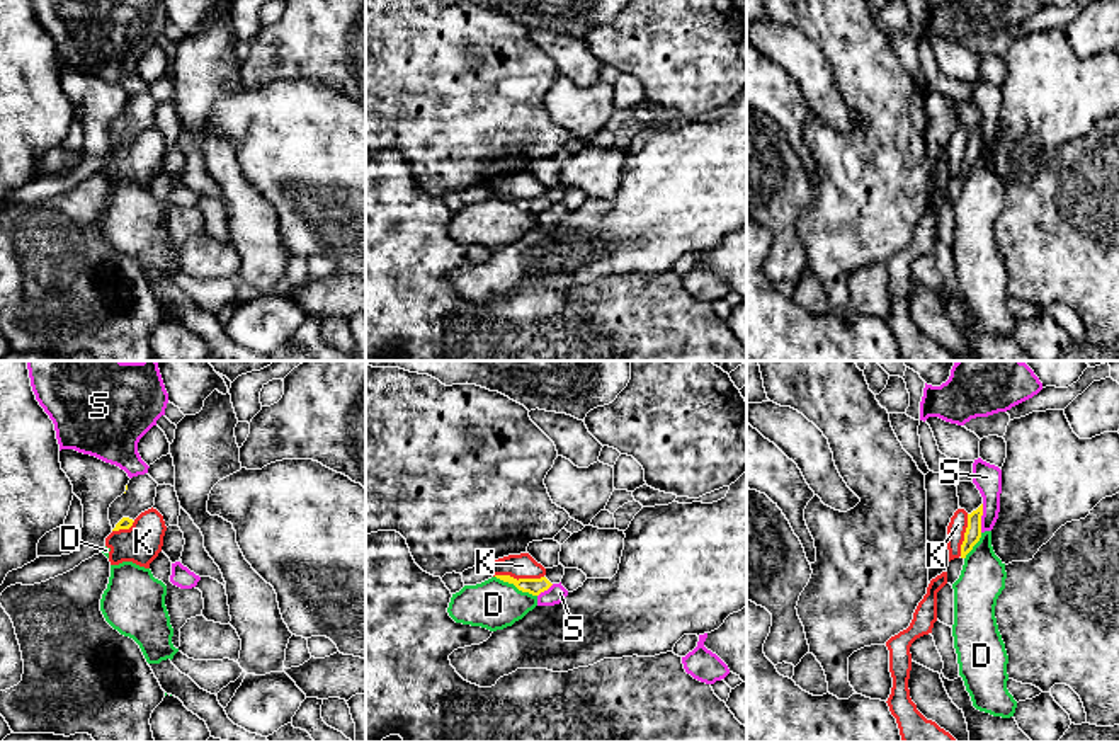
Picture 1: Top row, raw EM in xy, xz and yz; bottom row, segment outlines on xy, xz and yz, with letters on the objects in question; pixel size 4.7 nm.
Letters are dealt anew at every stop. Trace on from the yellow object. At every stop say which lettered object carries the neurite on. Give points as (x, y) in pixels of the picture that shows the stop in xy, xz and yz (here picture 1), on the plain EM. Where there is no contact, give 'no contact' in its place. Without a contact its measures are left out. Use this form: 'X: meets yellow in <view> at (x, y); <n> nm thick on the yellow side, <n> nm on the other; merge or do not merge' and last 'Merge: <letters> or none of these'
D: meets yellow in xz at (516, 205); 80 nm thick on the yellow side, 240 nm on the other; do not merge
K: meets yellow in xz at (519, 198); 80 nm thick on the yellow side, 120 nm on the other; do not merge
S: meets yellow in yz at (980, 136); 80 nm thick on the yellow side, 130 nm on the other; do not merge
Merge: none of these

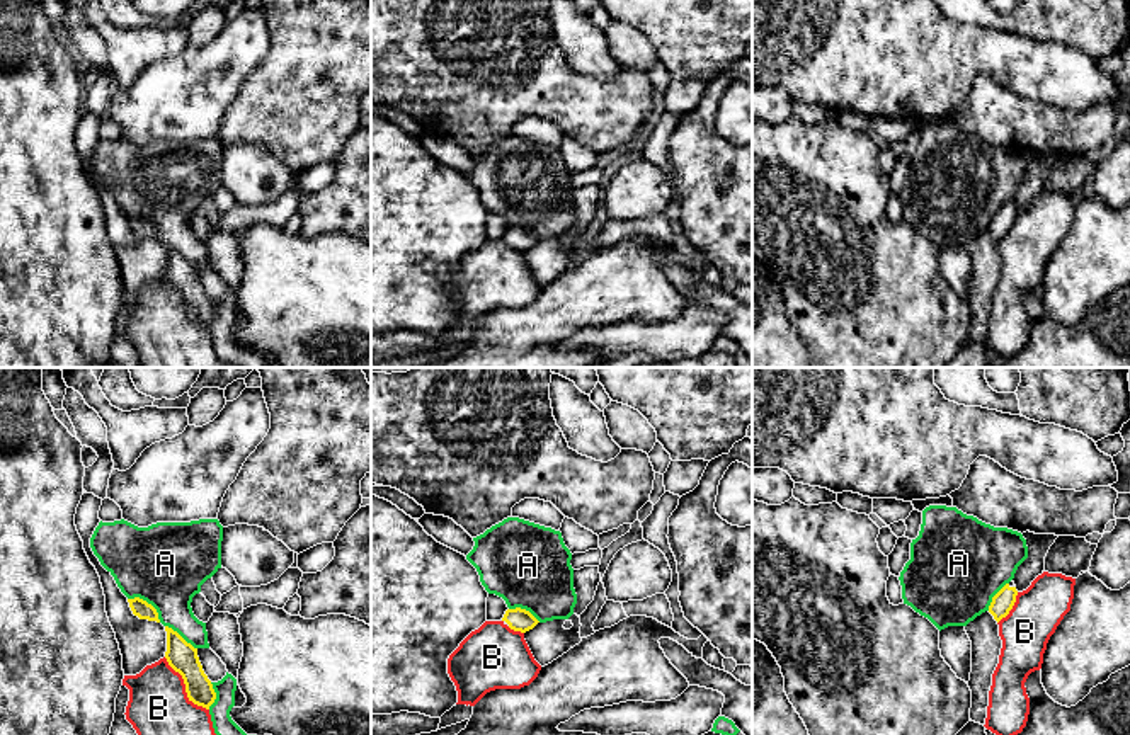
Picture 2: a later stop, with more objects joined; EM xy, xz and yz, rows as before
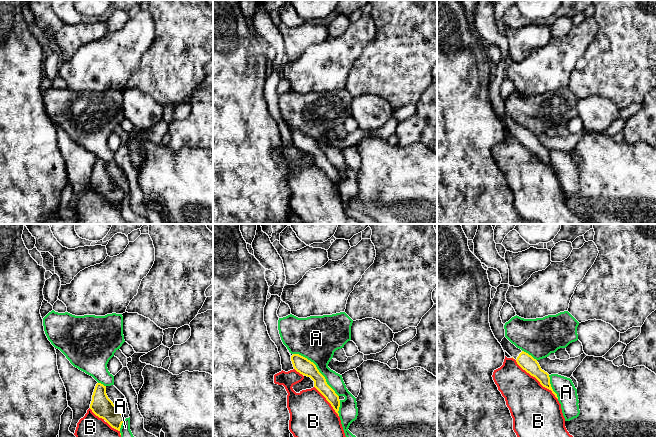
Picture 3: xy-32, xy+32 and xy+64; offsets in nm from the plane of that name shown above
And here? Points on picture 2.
A: meets yellow in xy at (147, 222); 90 nm thick on the yellow side, 400 nm on the other; do not merge
B: meets yellow in xy at (186, 307); 140 nm thick on the yellow side, 360 nm on the other; do not merge
Merge: none of these

